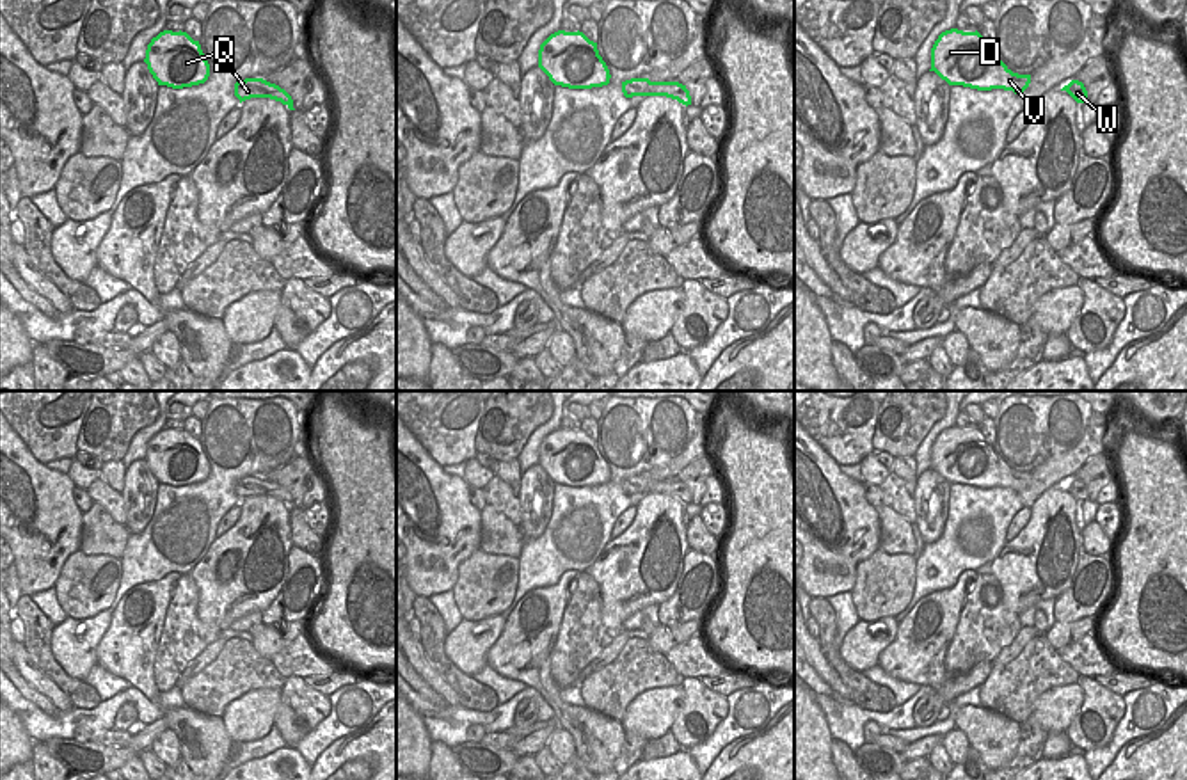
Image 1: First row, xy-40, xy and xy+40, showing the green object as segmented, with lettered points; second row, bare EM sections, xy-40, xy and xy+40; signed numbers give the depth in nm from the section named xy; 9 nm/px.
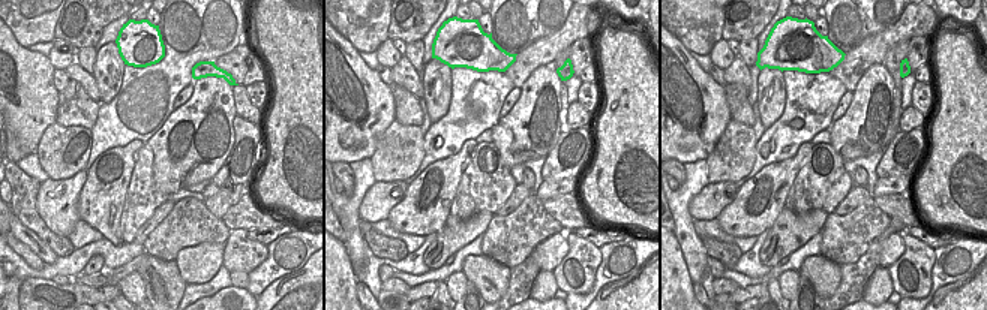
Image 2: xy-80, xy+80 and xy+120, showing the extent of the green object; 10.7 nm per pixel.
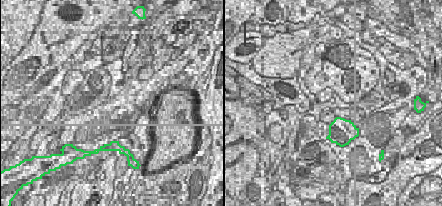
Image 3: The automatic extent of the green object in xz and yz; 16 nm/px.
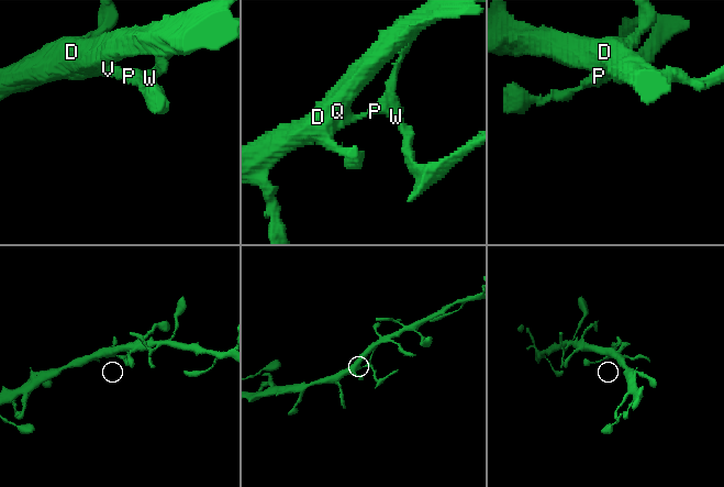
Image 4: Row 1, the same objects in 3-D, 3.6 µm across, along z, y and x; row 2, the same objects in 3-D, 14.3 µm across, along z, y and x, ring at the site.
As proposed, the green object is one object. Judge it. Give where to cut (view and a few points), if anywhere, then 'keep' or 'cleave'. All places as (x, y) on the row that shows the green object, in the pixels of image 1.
xy (626, 82), (622, 87) | cleave

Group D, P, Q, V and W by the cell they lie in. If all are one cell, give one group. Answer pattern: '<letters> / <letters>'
D Q V / P W

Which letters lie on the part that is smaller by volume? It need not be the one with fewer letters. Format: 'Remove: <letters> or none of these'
Remove: P, W

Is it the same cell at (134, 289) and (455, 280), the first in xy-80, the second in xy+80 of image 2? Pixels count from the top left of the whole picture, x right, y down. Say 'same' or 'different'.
same

